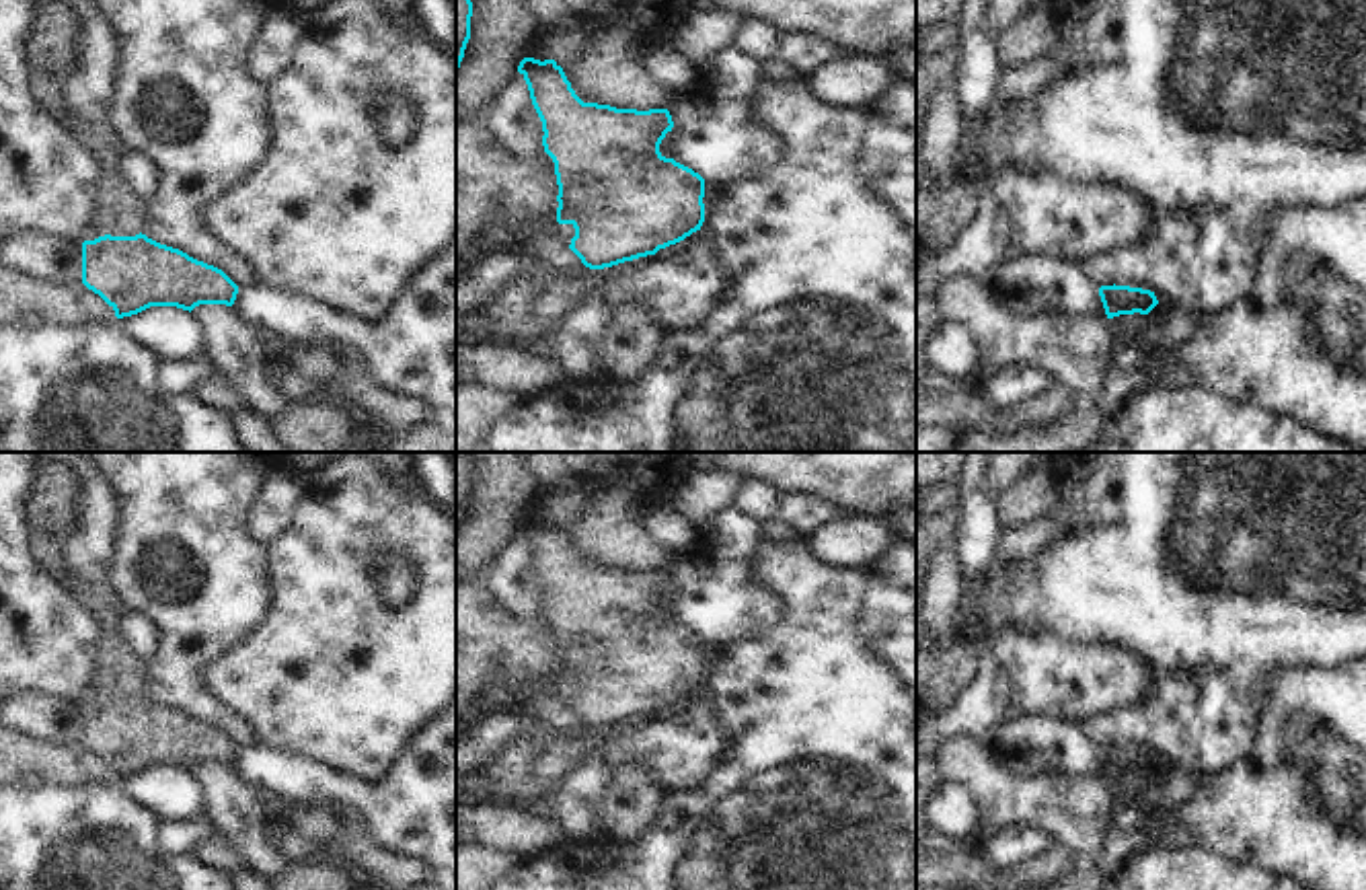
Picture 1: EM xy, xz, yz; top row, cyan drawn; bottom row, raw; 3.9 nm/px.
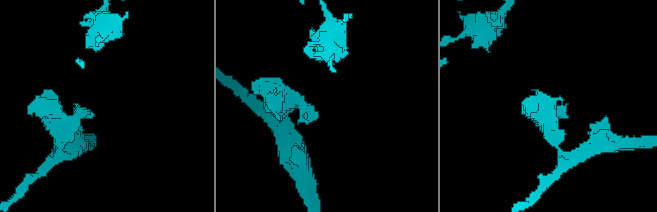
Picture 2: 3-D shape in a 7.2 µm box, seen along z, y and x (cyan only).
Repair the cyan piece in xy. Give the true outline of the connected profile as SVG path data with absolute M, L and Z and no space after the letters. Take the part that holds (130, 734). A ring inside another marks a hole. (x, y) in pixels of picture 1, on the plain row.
M142 693L84 701L82 744L99 754L117 779L150 767L189 773L199 765L232 767L238 754L238 746L222 730Z

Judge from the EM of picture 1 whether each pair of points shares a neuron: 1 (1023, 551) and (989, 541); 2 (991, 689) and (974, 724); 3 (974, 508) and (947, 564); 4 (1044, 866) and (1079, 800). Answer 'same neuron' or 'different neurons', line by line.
1: different neurons
2: same neuron
3: different neurons
4: different neurons

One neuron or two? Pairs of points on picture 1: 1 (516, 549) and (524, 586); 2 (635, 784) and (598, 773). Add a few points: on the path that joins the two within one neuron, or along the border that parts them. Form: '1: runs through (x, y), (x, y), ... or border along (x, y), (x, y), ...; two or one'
1: runs through (516, 558), (516, 578); one
2: border along (613, 773), (592, 802); two

